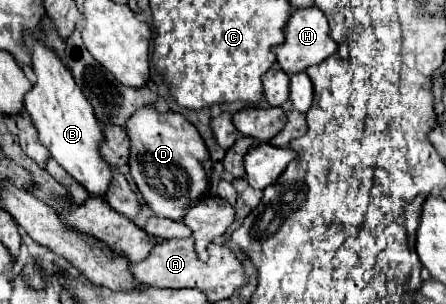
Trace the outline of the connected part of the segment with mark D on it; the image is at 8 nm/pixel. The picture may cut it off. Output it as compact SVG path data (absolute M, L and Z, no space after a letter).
M155 107L139 109L125 129L131 137L131 175L145 203L155 215L181 221L185 209L207 191L207 167L211 167L211 157L205 141L181 113L161 115Z

